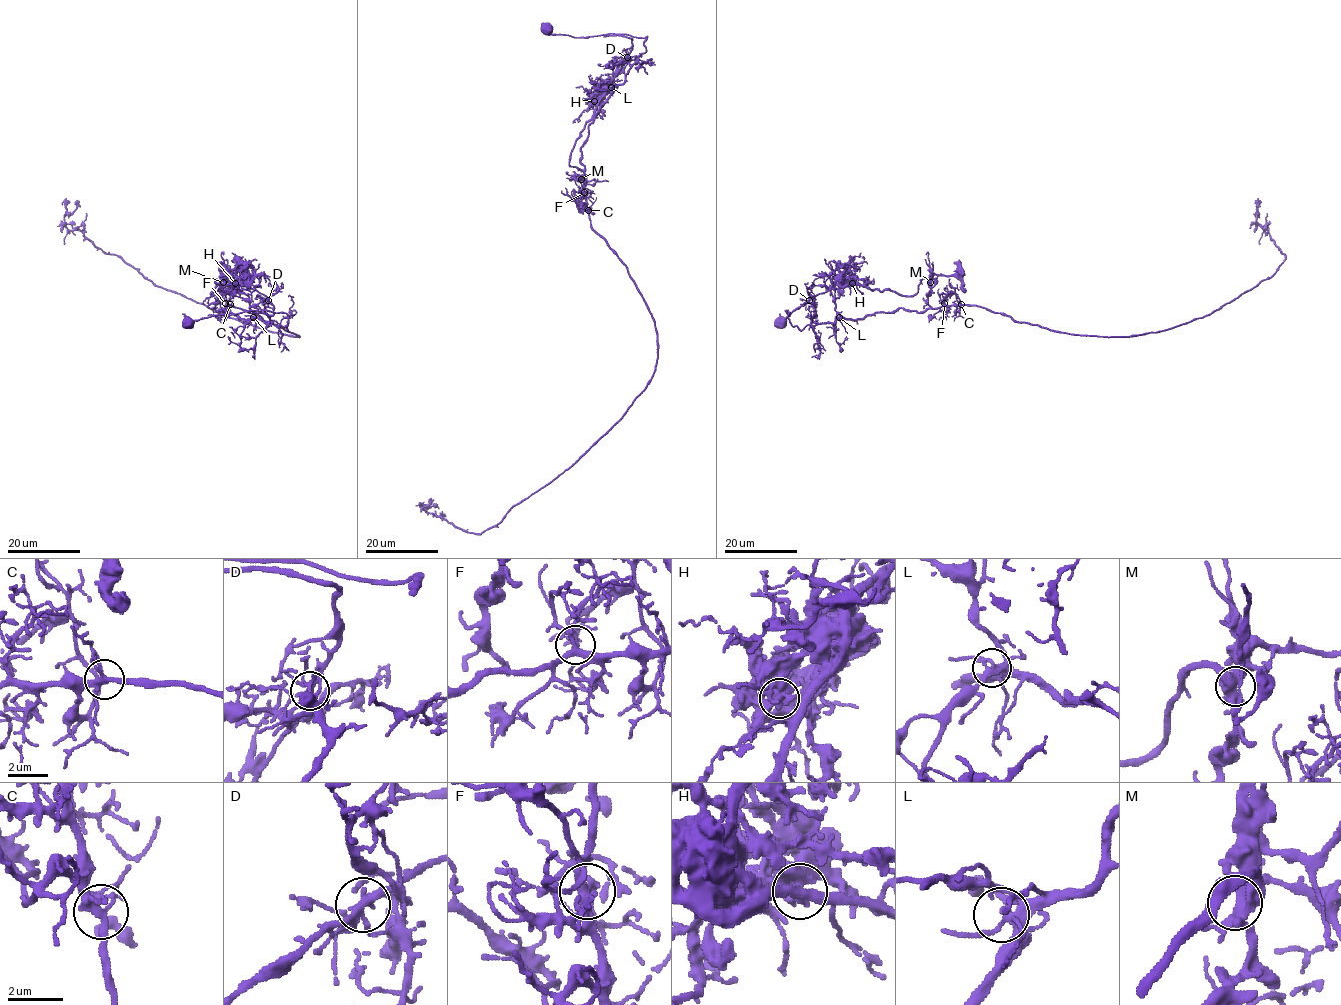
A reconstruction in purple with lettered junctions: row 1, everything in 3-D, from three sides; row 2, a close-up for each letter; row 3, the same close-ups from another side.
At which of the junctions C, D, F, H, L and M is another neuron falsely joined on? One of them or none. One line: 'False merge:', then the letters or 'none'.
False merge: D

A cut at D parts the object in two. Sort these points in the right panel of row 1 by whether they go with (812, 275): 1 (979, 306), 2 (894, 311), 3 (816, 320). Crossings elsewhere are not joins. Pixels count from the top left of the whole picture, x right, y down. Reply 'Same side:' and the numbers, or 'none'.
Same side: none

